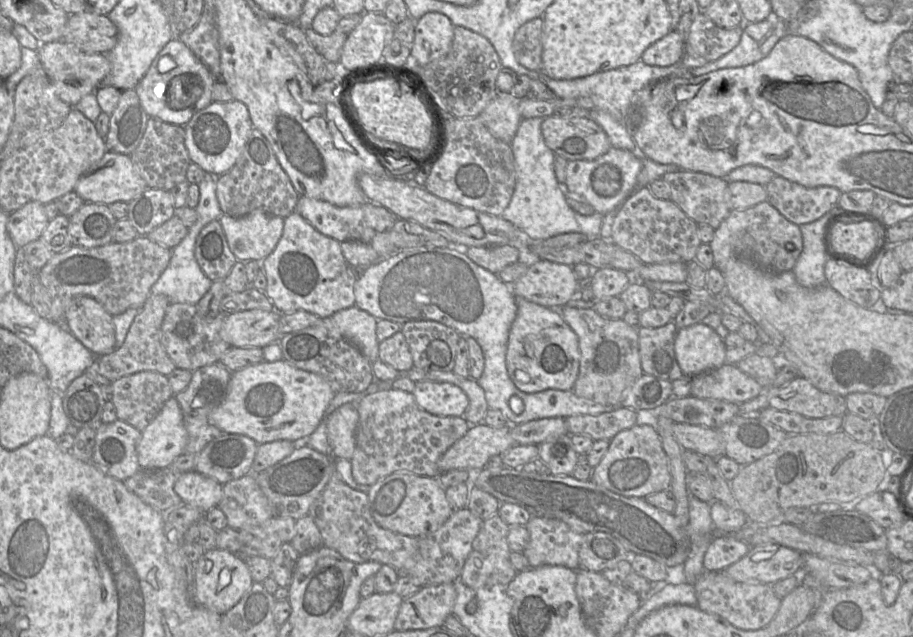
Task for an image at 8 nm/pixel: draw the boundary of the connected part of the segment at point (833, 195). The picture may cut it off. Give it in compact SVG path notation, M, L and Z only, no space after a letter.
M778 175L765 187L767 201L785 218L797 225L818 220L837 206L842 194L835 187L807 188Z

